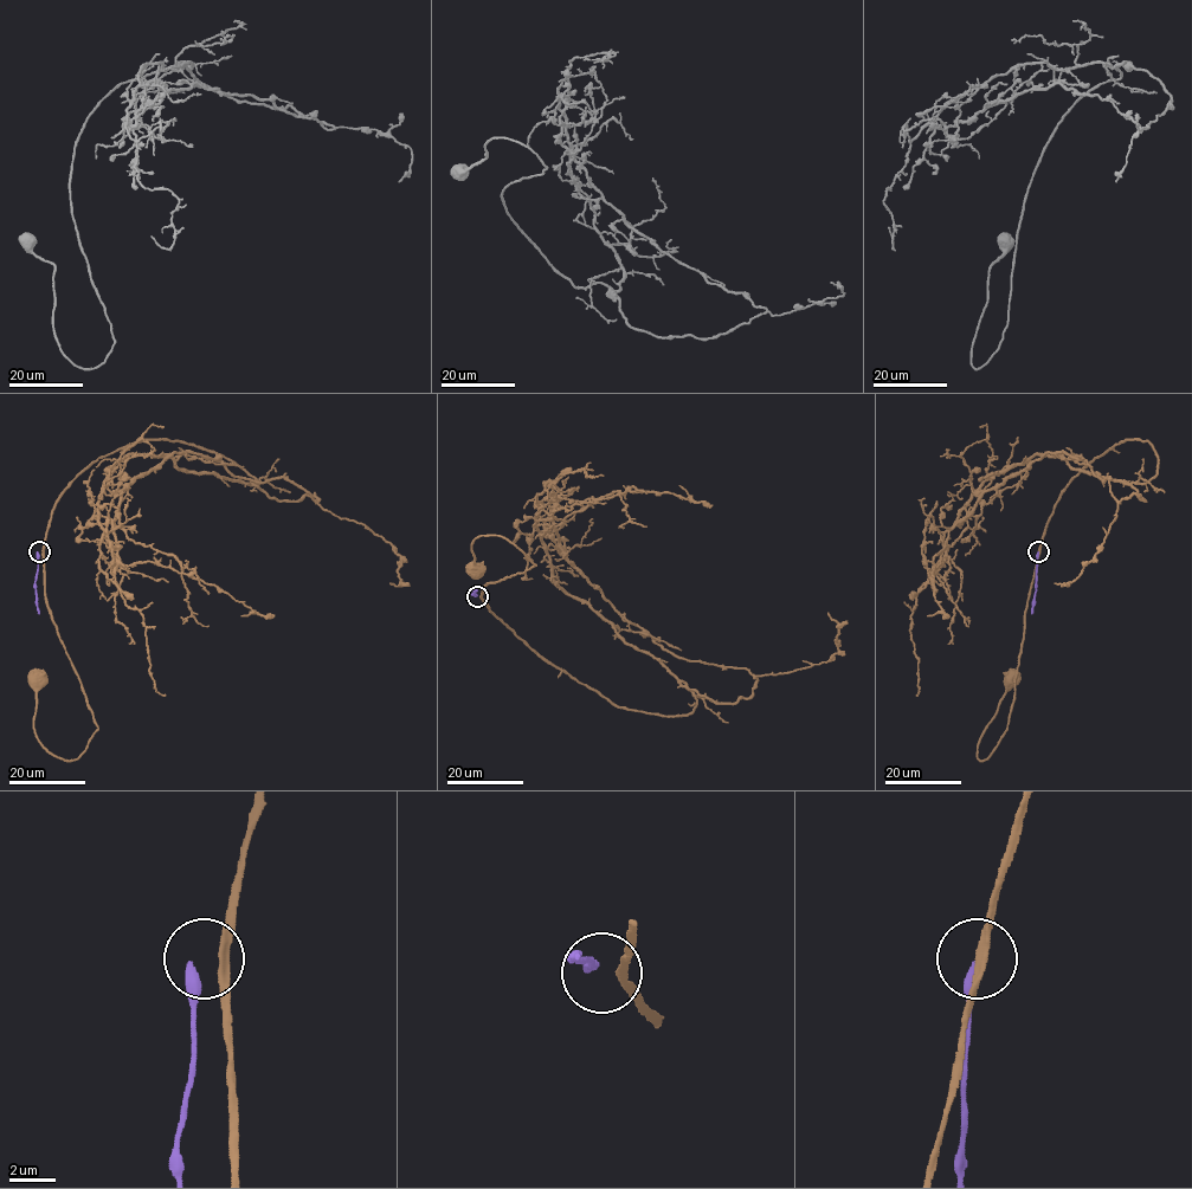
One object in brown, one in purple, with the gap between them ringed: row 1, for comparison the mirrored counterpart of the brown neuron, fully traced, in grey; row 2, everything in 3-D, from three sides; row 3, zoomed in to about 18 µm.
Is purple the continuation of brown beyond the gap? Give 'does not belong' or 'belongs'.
does not belong

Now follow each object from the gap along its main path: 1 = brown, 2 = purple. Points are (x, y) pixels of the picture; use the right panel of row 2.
1: (1039, 551), (1024, 615), (1007, 728), (994, 750), (979, 761), (977, 745), (1011, 684), (1011, 677)
2: (1038, 553), (1031, 614)

